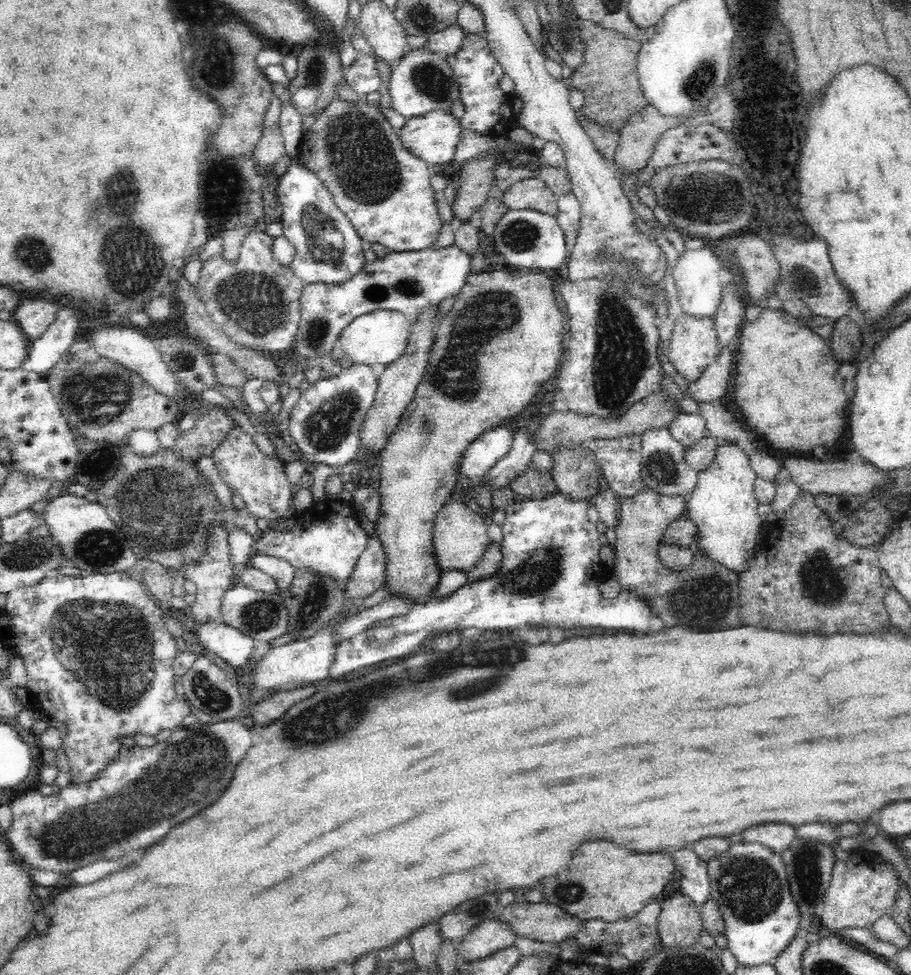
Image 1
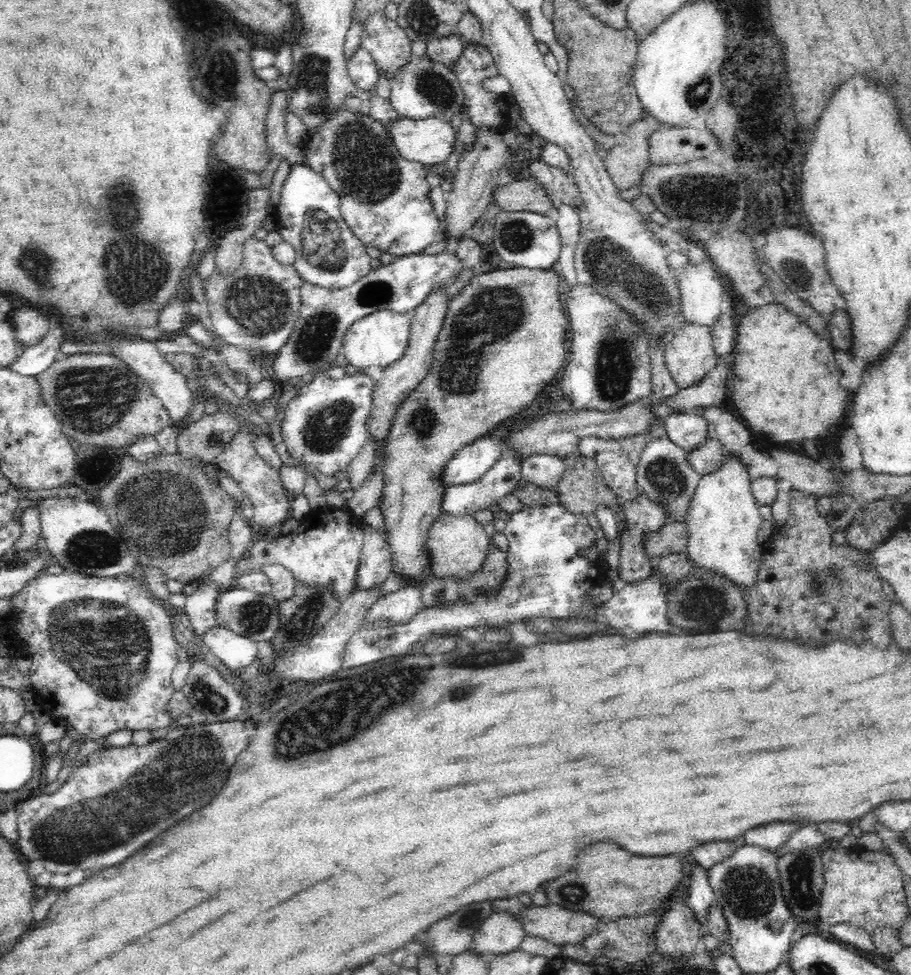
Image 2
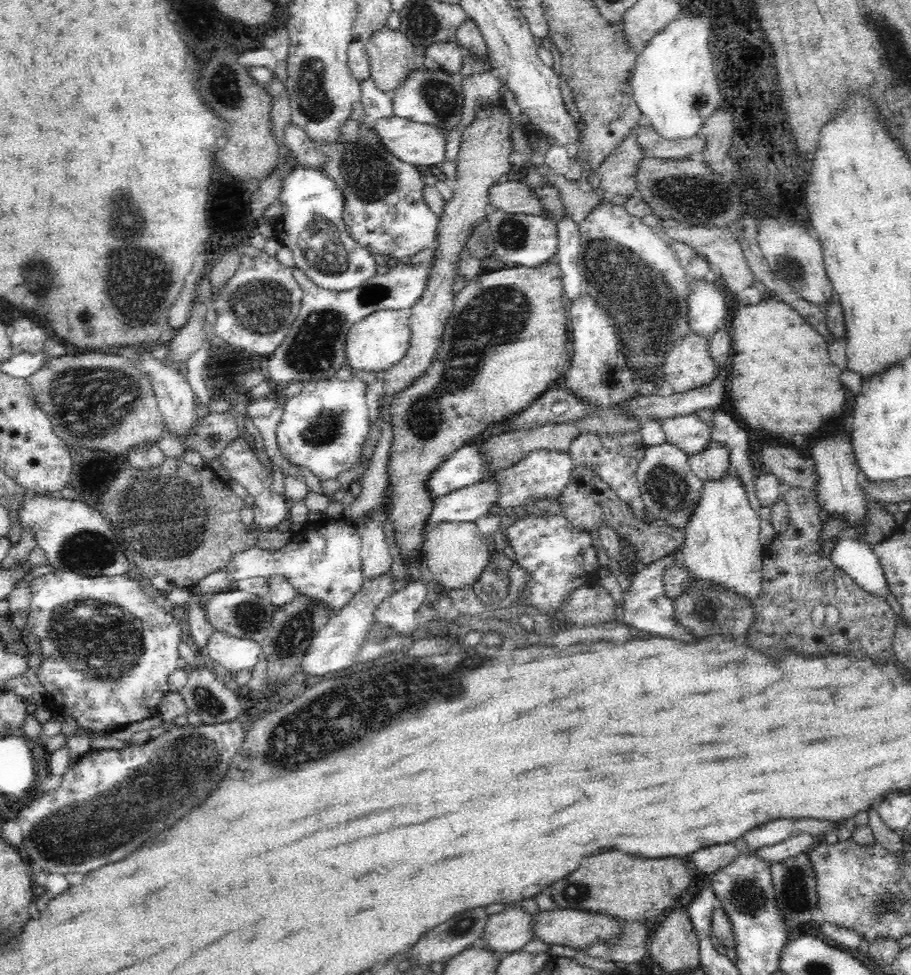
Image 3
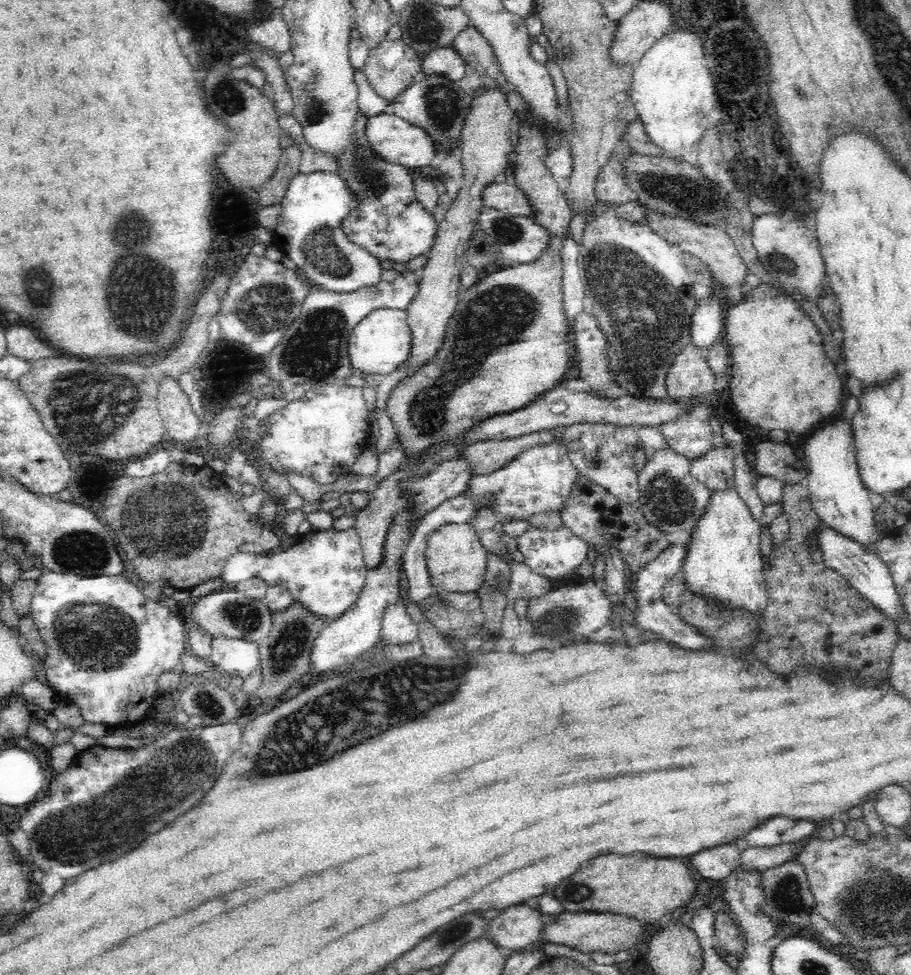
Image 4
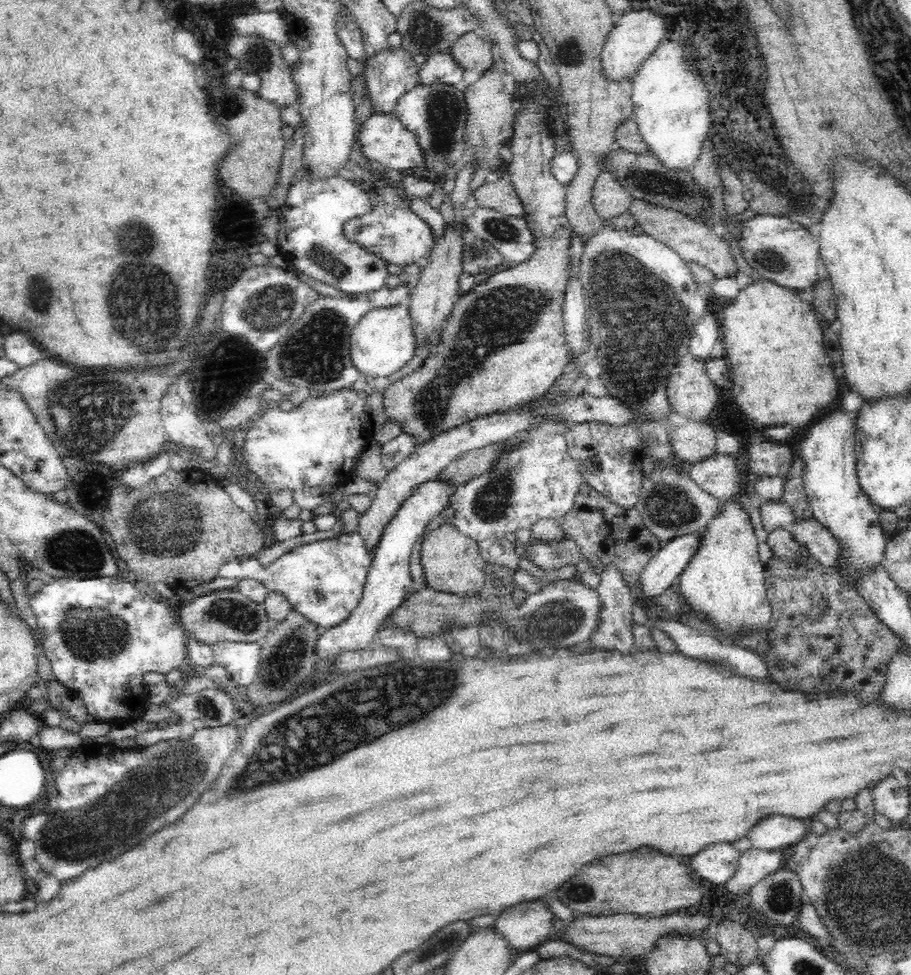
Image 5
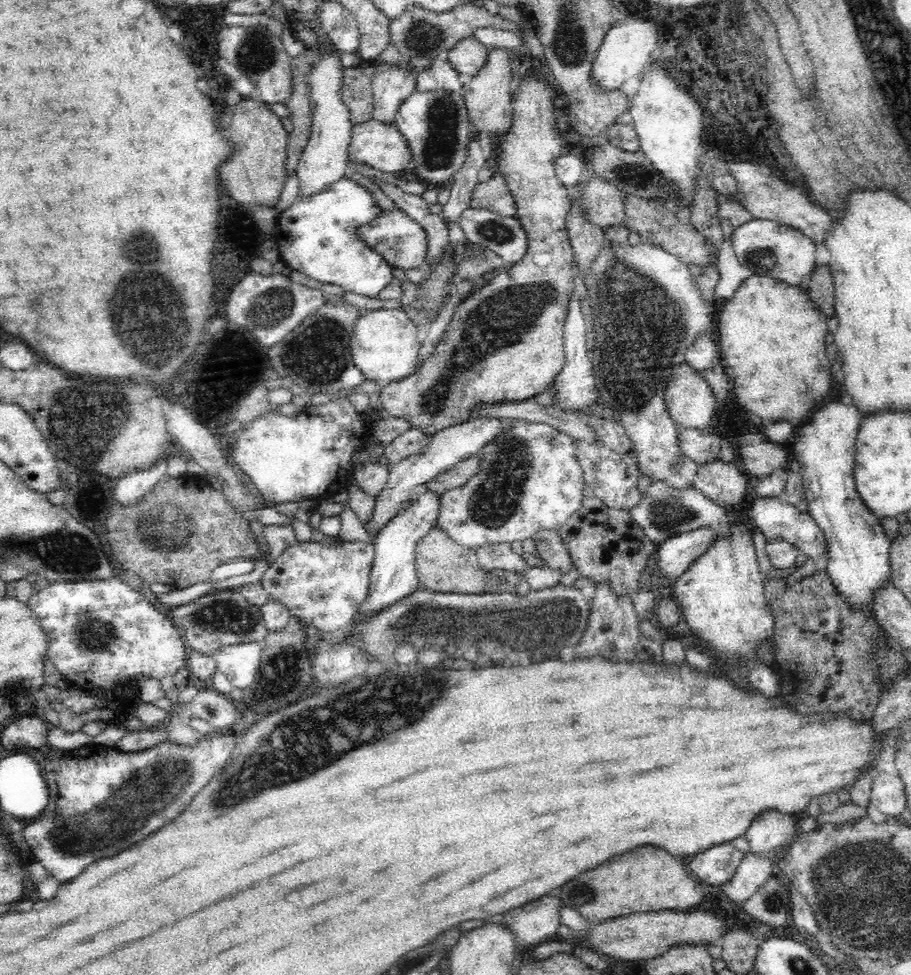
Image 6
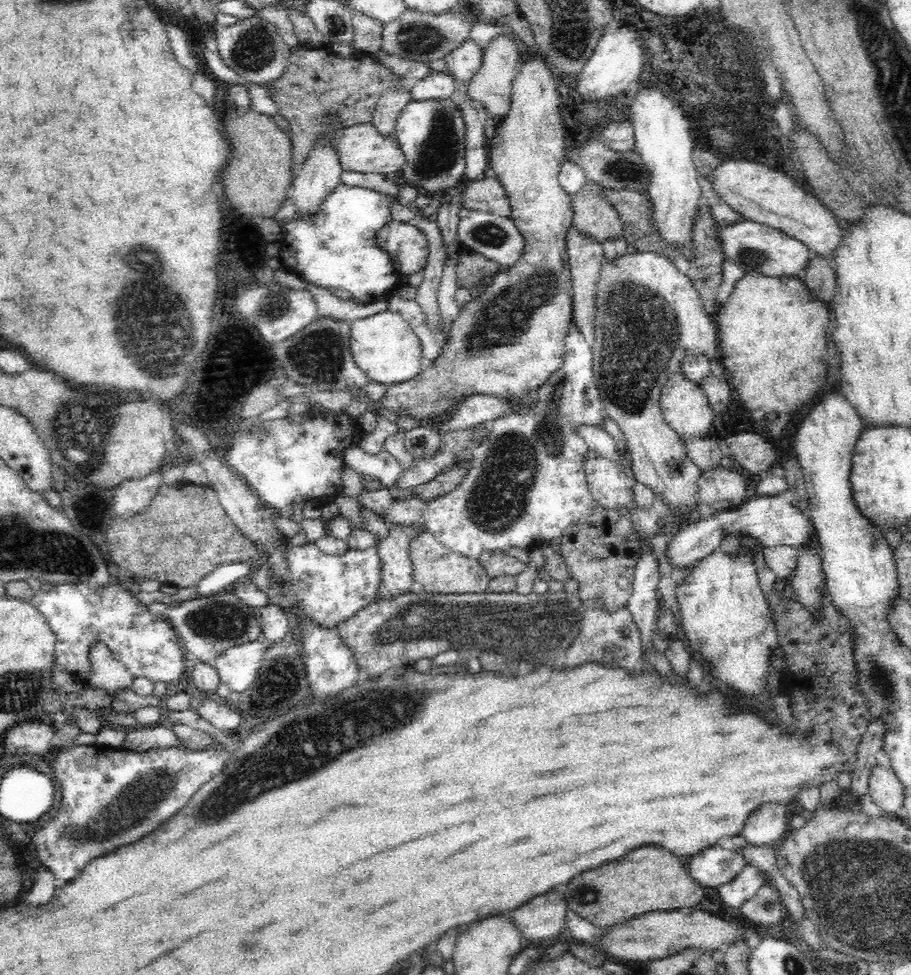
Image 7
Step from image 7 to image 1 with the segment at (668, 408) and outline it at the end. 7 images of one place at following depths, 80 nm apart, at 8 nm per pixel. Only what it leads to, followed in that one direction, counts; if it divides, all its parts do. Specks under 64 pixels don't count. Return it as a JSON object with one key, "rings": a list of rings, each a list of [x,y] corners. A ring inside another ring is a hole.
{"rings":[[[682,315],[669,341],[669,361],[686,381],[695,381],[718,356],[718,344],[714,316]]]}

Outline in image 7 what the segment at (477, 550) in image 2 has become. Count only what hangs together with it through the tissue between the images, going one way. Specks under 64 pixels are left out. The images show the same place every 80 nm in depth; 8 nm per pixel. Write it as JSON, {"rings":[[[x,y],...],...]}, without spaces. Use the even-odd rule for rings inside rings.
{"rings":[[[422,532],[411,546],[412,571],[417,588],[436,594],[486,593],[489,577],[479,559],[461,555],[444,545],[435,532]]]}

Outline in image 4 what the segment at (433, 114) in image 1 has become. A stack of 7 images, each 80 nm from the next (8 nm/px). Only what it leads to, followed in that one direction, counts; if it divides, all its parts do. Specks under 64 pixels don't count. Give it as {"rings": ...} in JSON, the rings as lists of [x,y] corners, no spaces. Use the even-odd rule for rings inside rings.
{"rings":[[[380,114],[374,118],[368,118],[365,134],[368,143],[380,157],[394,163],[402,164],[404,167],[414,168],[417,166],[429,166],[430,162],[440,154],[436,139],[420,127],[394,114]]]}

